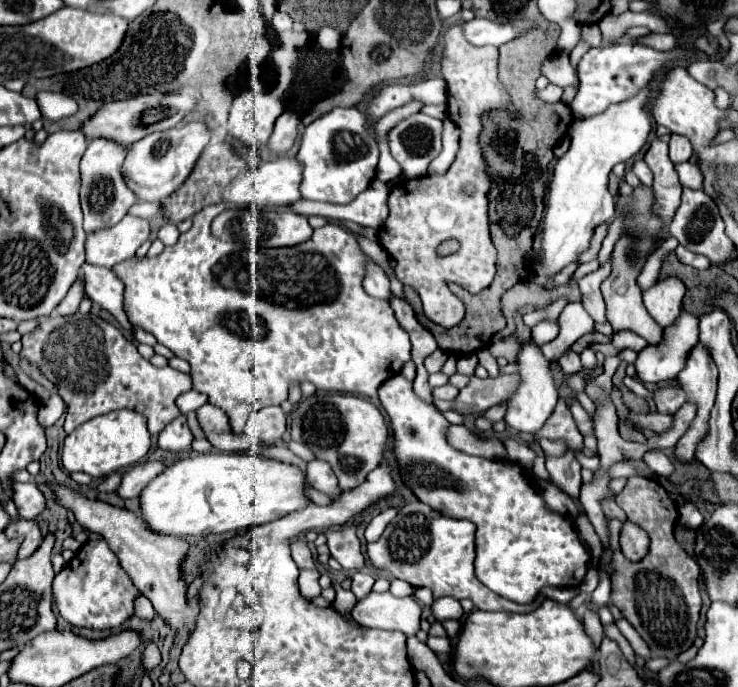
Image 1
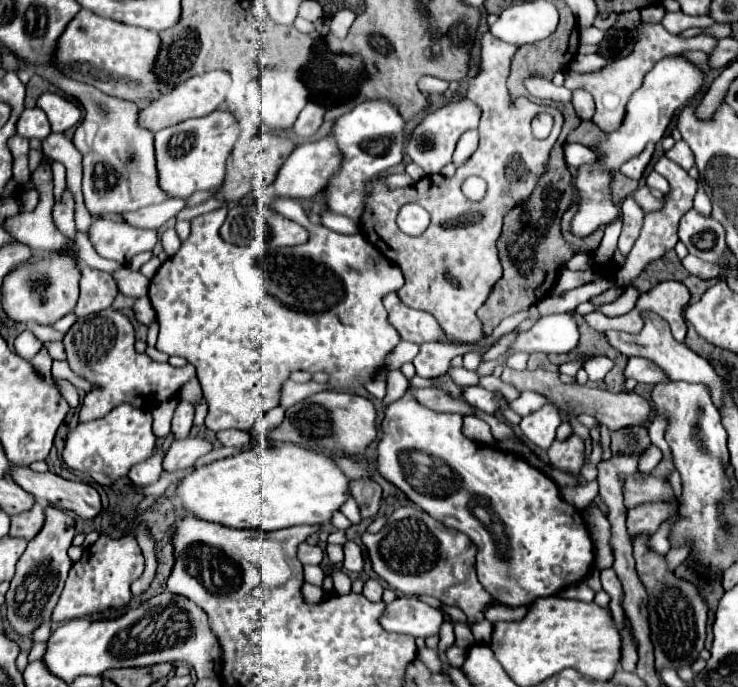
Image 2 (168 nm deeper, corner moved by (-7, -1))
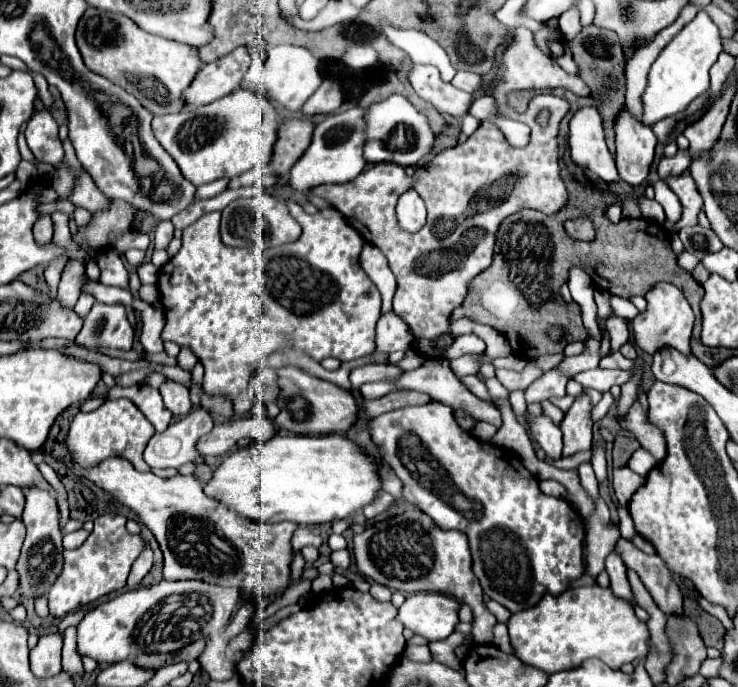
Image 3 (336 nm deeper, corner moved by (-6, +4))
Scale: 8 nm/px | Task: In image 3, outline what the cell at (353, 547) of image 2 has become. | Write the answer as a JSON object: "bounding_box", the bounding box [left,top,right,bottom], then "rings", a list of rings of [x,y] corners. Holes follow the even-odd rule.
{"bounding_box":[331,549,351,569],"rings":[[[343,549],[343,551],[333,551],[331,553],[331,563],[339,569],[347,569],[351,565],[351,557],[349,557],[349,551]]]}

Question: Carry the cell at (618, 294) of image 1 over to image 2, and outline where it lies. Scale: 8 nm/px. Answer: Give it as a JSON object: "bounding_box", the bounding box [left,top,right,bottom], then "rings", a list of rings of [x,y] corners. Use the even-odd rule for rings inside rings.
{"bounding_box":[608,312,722,408],"rings":[[[646,312],[642,314],[644,318],[644,328],[638,336],[632,336],[632,334],[618,334],[618,336],[608,336],[608,342],[622,352],[624,348],[624,354],[628,352],[628,356],[644,356],[648,360],[652,360],[654,364],[658,364],[672,380],[684,380],[684,382],[700,382],[700,384],[706,384],[706,386],[712,386],[712,398],[716,402],[716,406],[720,408],[720,400],[722,400],[722,382],[720,378],[716,376],[714,368],[710,366],[708,360],[704,360],[700,354],[696,354],[694,350],[690,350],[684,342],[678,342],[674,340],[674,336],[670,334],[670,326],[666,326],[666,322],[662,318],[658,318],[658,314],[652,314],[652,312]],[[620,340],[628,340],[628,342],[620,342]],[[630,346],[630,348],[626,348]]]}

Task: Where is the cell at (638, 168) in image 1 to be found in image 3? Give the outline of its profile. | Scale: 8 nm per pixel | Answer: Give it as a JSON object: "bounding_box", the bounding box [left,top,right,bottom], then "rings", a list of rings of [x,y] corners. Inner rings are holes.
{"bounding_box":[653,181,683,229],"rings":[[[657,181],[653,187],[655,187],[655,201],[659,201],[663,205],[663,209],[665,209],[665,223],[663,223],[663,227],[665,229],[673,229],[675,223],[681,219],[681,211],[683,211],[681,201],[669,189],[669,185],[665,181]]]}

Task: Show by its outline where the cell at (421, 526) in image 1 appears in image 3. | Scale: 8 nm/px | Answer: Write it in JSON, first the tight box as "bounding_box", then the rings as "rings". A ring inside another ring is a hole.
{"bounding_box":[353,509,497,645],"rings":[[[409,509],[397,517],[379,521],[371,525],[361,535],[355,535],[353,557],[357,571],[389,589],[403,593],[415,591],[437,591],[451,595],[473,609],[473,639],[477,645],[493,643],[493,627],[497,623],[495,615],[483,603],[483,591],[477,577],[471,571],[471,553],[461,531],[443,531],[437,527],[429,515],[419,509]]]}

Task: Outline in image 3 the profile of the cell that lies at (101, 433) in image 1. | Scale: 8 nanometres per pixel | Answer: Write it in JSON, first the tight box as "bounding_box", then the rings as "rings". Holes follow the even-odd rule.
{"bounding_box":[67,399,155,471],"rings":[[[109,399],[91,413],[79,411],[75,415],[69,427],[67,447],[73,459],[85,467],[97,465],[107,457],[125,457],[135,465],[137,471],[149,471],[149,465],[143,461],[143,451],[153,433],[155,433],[153,425],[129,399]]]}

